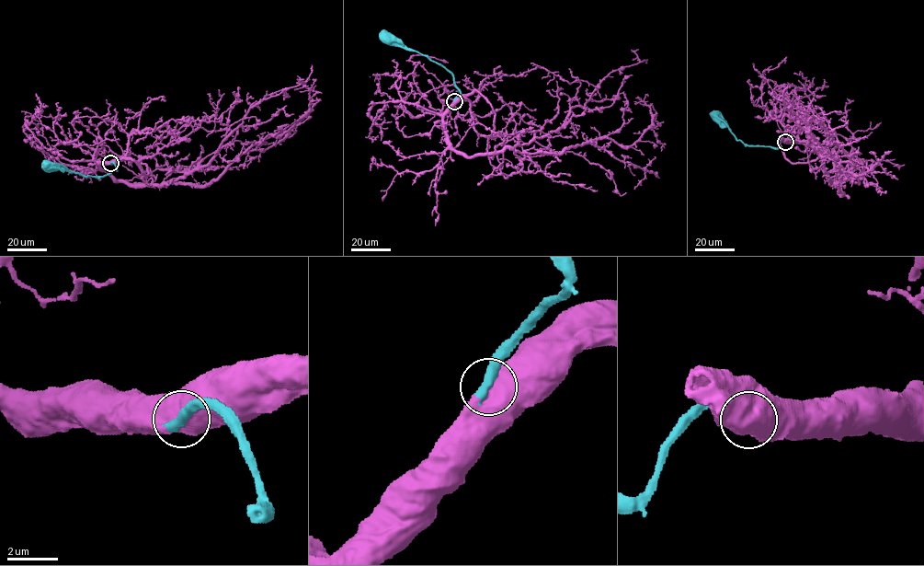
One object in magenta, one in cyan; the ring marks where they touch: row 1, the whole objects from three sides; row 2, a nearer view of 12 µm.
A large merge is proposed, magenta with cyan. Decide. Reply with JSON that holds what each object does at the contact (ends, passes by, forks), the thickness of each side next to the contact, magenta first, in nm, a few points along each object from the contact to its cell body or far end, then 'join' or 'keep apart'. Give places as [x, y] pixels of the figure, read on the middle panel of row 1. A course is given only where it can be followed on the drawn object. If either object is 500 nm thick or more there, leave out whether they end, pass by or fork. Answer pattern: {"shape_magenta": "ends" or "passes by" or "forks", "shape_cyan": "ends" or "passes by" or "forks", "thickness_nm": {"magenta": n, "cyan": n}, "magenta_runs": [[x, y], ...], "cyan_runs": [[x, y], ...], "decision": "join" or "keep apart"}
{"thickness_nm": {"magenta": 900, "cyan": 500}, "magenta_runs": [[454, 100], [444, 128], [465, 156], [559, 154], [605, 138], [629, 146], [652, 123], [650, 105], [654, 121]], "cyan_runs": [[454, 100], [460, 90], [453, 75], [427, 57], [405, 50], [385, 37]], "decision": "join"}

